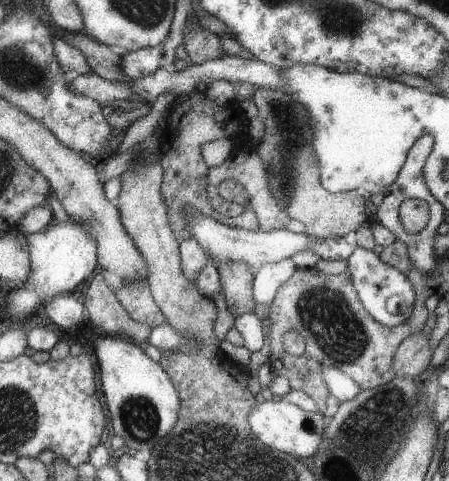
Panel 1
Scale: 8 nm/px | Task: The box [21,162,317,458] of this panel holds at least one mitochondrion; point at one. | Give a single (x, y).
(138, 416)

